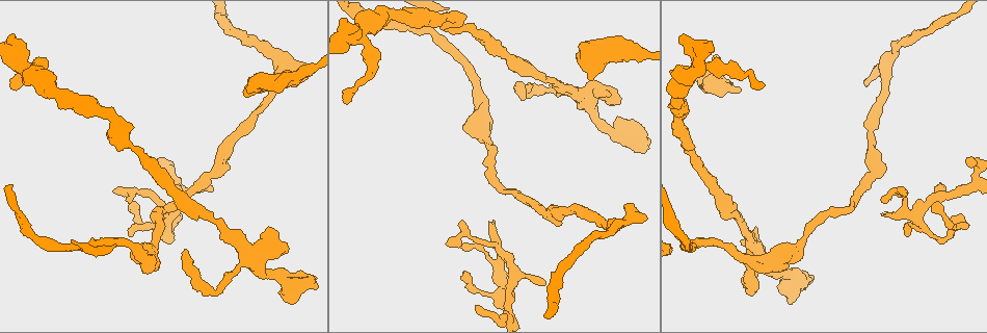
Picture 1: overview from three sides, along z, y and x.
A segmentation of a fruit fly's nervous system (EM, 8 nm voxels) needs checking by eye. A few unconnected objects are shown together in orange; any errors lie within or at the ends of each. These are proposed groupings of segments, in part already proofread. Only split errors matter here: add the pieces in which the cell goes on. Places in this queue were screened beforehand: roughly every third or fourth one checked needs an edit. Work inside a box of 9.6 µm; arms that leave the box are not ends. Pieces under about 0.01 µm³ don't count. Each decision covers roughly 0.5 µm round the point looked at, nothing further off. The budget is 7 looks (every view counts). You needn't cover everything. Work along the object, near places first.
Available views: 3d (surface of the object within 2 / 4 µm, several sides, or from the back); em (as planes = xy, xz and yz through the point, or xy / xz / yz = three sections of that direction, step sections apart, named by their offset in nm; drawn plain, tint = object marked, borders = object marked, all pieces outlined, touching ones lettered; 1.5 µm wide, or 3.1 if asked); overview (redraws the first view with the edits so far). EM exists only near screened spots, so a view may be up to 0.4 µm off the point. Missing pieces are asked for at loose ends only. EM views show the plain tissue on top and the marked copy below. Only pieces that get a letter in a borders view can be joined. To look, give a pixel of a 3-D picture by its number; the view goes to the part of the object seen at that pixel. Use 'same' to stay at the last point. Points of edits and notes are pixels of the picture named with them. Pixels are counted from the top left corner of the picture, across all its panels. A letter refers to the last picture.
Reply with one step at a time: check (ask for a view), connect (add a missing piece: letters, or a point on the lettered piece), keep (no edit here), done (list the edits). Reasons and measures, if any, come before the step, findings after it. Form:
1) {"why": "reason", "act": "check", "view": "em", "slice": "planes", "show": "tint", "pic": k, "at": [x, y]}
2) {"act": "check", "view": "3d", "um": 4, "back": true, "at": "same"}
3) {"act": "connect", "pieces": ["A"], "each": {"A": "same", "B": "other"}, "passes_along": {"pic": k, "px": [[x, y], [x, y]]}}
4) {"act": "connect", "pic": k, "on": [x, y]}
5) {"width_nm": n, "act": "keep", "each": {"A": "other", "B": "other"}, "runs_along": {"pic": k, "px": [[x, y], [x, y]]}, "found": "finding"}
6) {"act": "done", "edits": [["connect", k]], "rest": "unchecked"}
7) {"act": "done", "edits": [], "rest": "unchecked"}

{"why": "an open end", "act": "check", "view": "em", "slice": "planes", "show": "borders", "pic": 1, "at": [739, 87]}

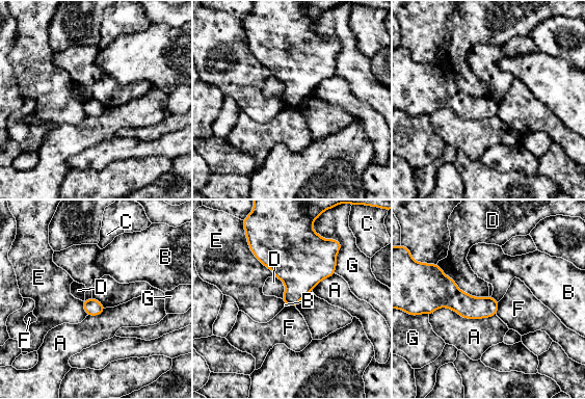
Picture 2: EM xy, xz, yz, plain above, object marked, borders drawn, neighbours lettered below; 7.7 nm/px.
{"longest_contact_nm": ["A", 500], "act": "keep", "each": {"A": "other", "B": "other", "C": "other", "D": "other", "E": "other", "F": "other", "G": "other"}, "border": {"pic": 2, "px": [[492, 295], [498, 301]]}, "found": "no lettered piece goes on from it"}

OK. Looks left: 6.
{"why": "an open end", "act": "check", "view": "em", "slice": "yz", "step": 8, "show": "borders", "pic": 1, "at": [269, 227]}

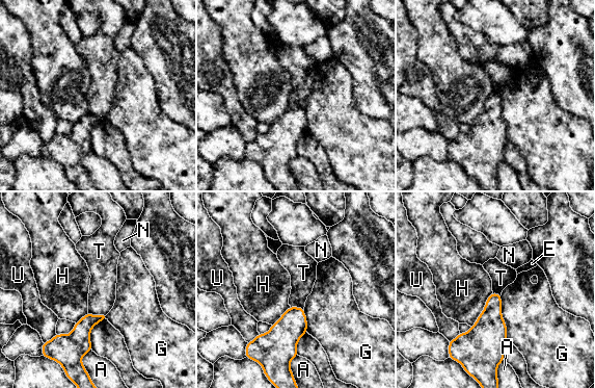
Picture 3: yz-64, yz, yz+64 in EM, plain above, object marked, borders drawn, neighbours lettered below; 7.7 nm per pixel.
{"why": "another direction", "act": "check", "view": "em", "slice": "planes", "show": "borders", "at": "same"}

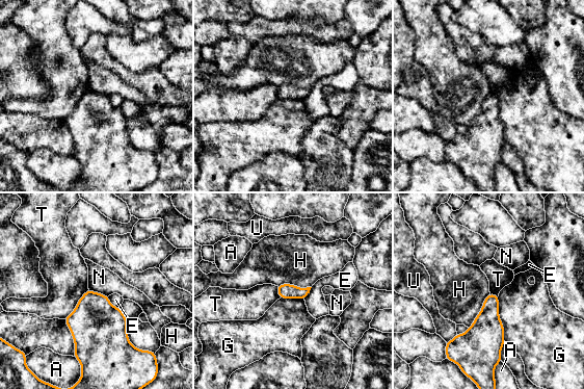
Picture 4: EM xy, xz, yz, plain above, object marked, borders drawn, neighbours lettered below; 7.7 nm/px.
{"longest_contact_nm": ["G", 360], "act": "keep", "each": {"A": "other", "E": "other", "G": "other", "H": "other", "N": "other", "T": "other", "U": "other"}, "border": {"pic": 4, "px": [[88, 288], [107, 296]]}, "found": "no lettered piece goes on from it"}

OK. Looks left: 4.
{"why": "tapers out", "act": "check", "view": "em", "slice": "planes", "show": "tint", "pic": 1, "at": [113, 191]}

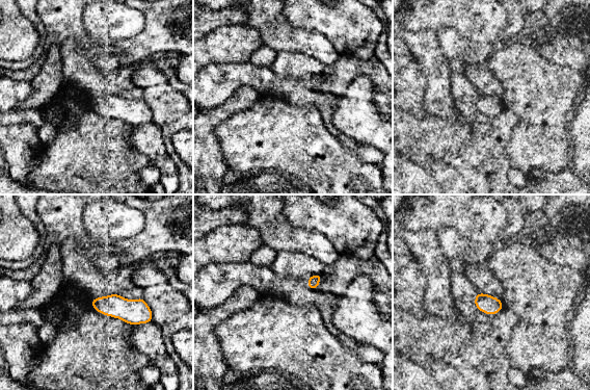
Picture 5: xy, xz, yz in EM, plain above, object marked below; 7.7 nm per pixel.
{"act": "check", "view": "em", "slice": "planes", "show": "borders", "at": "same"}

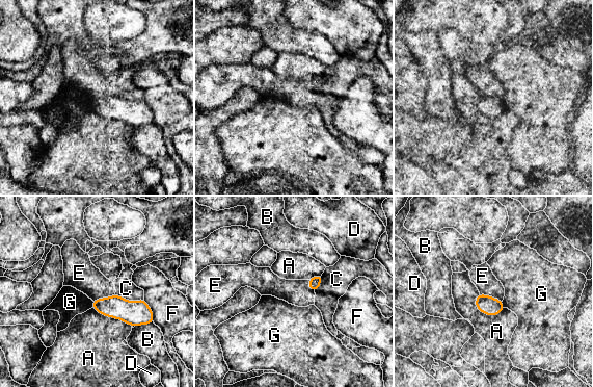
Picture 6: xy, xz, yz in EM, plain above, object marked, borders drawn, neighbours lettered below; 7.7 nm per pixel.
{"act": "keep", "each": {"A": "other", "B": "other", "C": "other", "D": "other", "E": "other", "F": "other", "G": "other"}, "border": {"pic": 6, "px": [[474, 301], [489, 315], [505, 308]]}, "found": "no lettered piece goes on from it"}

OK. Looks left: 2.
{"act": "done", "edits": [], "rest": "unchecked"}

